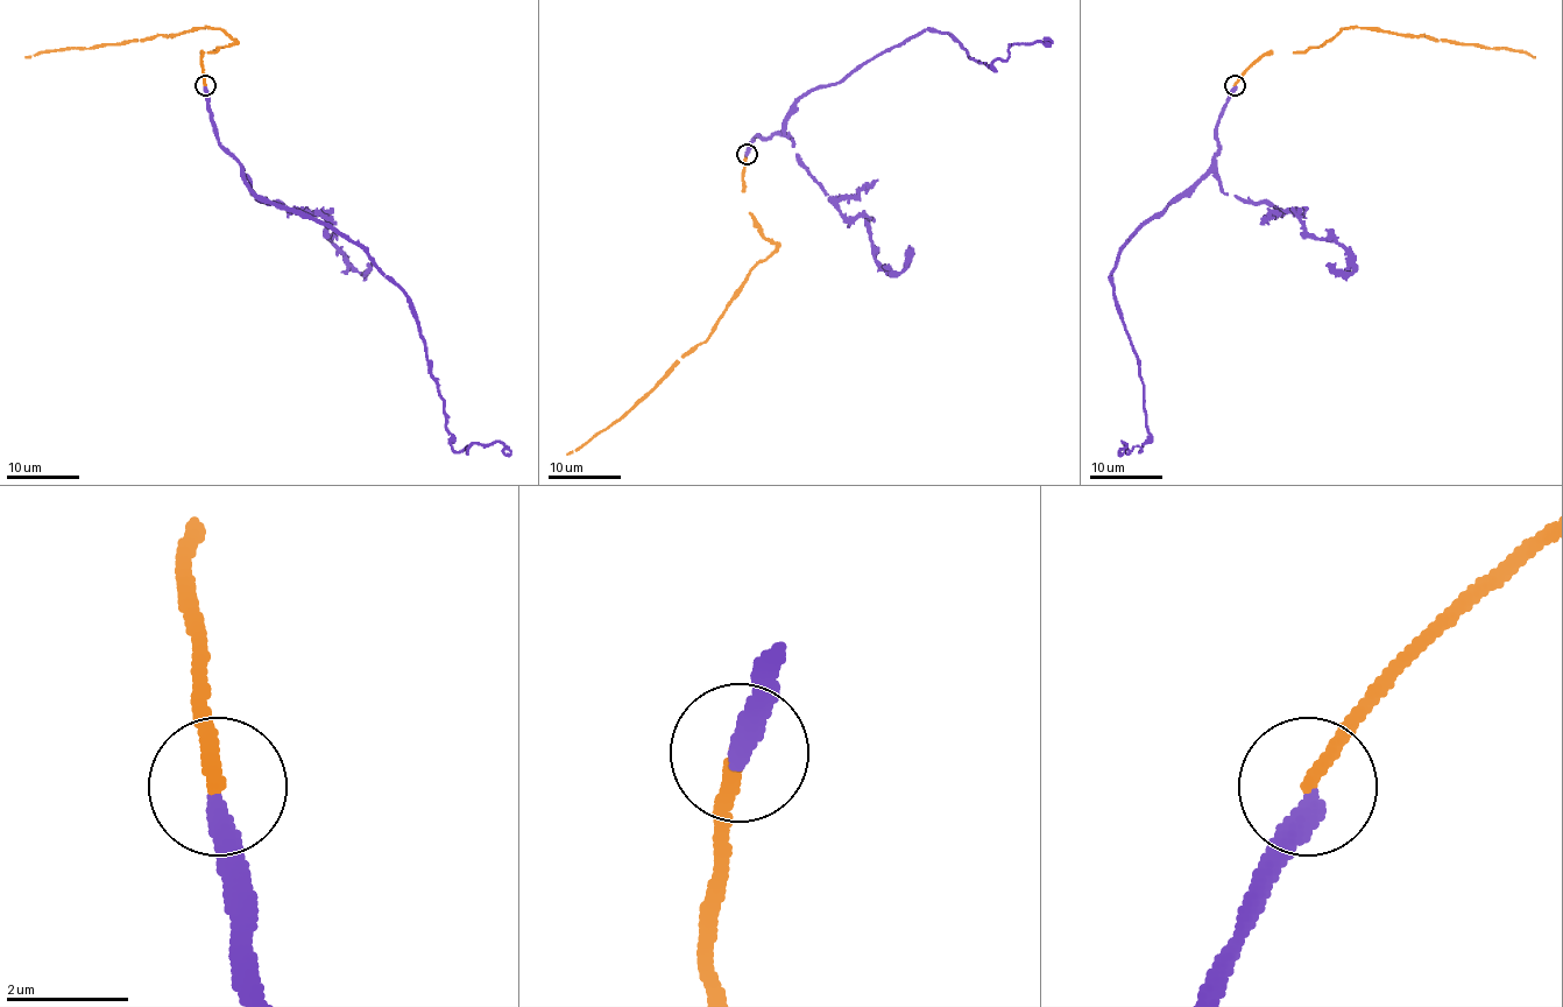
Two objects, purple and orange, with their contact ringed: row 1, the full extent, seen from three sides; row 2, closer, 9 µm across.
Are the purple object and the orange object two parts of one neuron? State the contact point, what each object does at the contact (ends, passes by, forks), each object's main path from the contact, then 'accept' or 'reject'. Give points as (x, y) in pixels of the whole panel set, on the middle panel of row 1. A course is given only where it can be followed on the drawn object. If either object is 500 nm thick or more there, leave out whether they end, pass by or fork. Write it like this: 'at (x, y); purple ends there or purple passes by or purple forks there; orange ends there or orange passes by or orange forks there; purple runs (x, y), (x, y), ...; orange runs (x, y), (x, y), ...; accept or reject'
at (747, 154); purple ends there; orange ends there; purple runs (747, 153), (811, 91), (926, 28), (992, 67), (1015, 43), (1051, 40); orange runs (747, 153), (743, 184), (754, 225), (776, 245), (750, 270), (702, 342), (685, 353), (619, 419), (567, 453); reject

